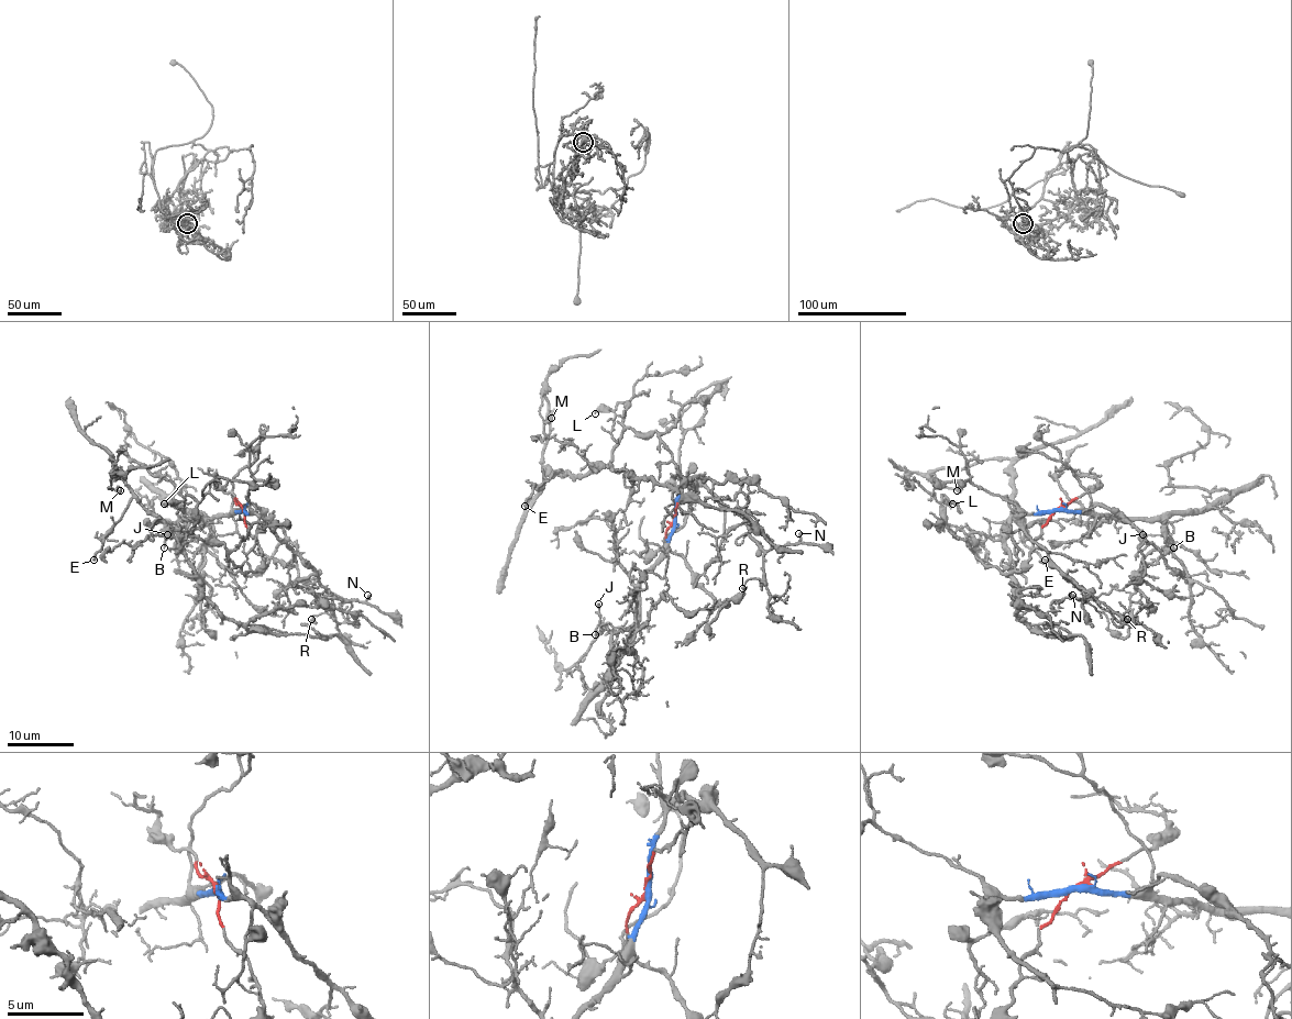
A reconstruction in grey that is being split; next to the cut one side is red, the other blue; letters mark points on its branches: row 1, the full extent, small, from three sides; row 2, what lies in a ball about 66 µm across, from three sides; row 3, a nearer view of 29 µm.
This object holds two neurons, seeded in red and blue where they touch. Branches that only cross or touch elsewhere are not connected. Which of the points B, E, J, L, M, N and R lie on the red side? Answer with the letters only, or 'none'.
E, L, M

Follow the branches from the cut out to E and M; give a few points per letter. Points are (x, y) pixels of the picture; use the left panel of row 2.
E: (243, 509), (263, 555), (256, 569), (244, 573), (223, 543), (191, 533), (179, 540), (133, 497), (94, 560)
M: (243, 509), (263, 563), (247, 573), (224, 545), (175, 536), (112, 458), (117, 468), (109, 488), (120, 490)

